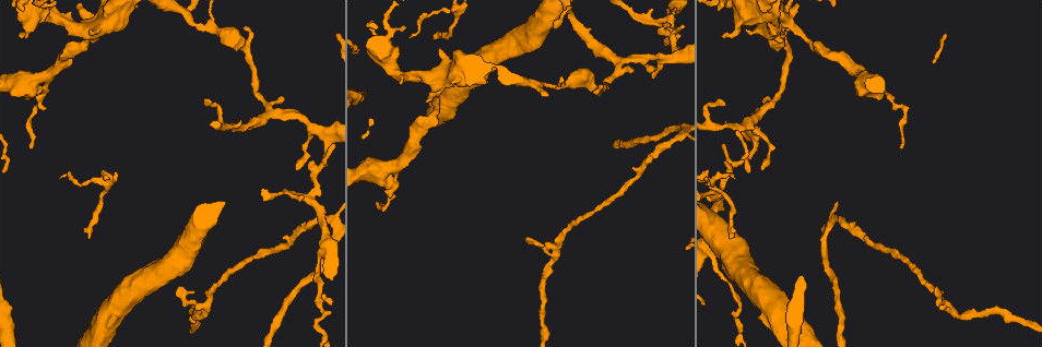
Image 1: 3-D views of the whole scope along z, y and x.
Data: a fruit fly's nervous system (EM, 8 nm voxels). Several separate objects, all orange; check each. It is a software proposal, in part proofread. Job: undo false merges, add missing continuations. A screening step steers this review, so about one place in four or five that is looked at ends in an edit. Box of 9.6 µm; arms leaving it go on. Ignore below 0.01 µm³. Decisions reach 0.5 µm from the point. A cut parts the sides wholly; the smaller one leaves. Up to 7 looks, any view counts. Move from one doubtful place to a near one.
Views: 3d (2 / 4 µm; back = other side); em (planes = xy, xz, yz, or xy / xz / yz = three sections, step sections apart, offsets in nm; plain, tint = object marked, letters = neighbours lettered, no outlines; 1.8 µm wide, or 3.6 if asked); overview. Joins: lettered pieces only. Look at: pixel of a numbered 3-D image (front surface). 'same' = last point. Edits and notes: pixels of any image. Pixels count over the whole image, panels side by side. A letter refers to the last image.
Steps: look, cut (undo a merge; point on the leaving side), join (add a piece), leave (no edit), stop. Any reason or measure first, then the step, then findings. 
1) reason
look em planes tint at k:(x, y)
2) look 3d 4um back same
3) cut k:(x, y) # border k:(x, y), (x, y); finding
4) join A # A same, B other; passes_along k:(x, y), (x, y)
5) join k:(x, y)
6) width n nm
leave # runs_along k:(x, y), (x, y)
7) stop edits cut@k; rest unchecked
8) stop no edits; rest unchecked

a fork
look 3d 2um at 1:(208, 303)

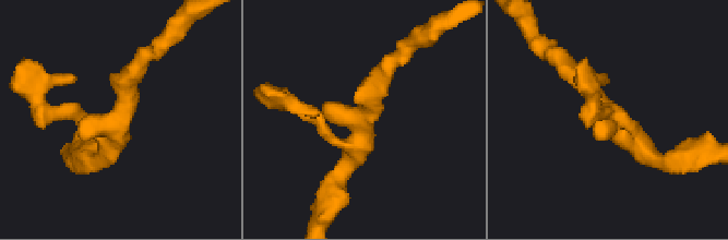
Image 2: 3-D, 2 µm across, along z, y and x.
arms 3
look em planes letters at 2:(611, 124)

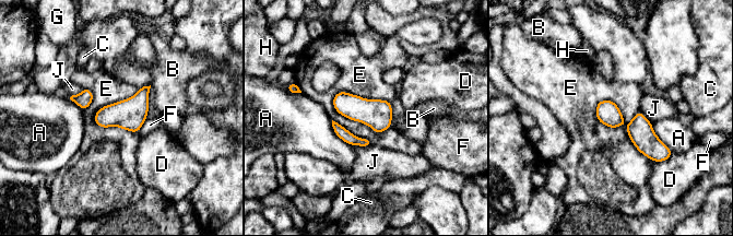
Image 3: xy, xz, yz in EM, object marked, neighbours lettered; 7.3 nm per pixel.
longest_contact E 480 nm
leave # A other, B other, C other, D other, E other, F other, G other, H other, J other; one neuron here

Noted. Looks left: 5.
tapers out
look 3d 2um at 1:(439, 32)

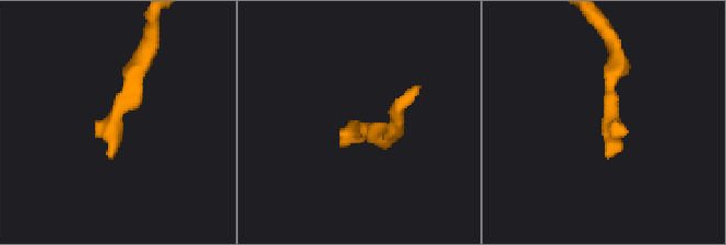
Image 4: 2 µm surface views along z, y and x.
need the tissue
look em yz step 8 plain at 4:(352, 124)

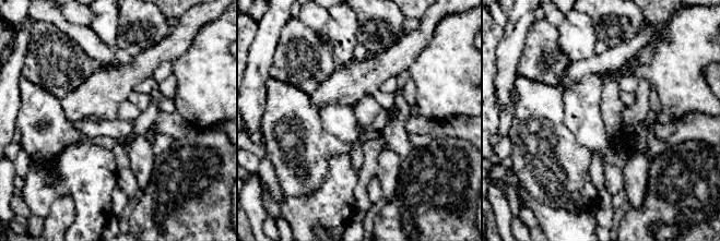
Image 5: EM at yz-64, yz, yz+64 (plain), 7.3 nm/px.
see the neighbours
look em yz step 8 letters same

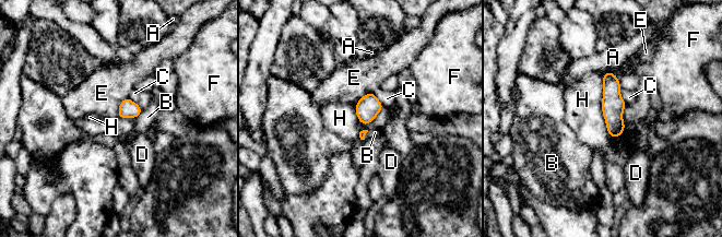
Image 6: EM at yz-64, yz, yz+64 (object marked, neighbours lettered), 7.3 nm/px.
longest_contact H 480 nm
leave # A other, B other, C other, D other, E other, F other, H other; runs_along 6:(608, 74), (612, 87), (614, 134); none of them fits

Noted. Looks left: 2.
three arms meet
look em planes plain at 1:(660, 22)

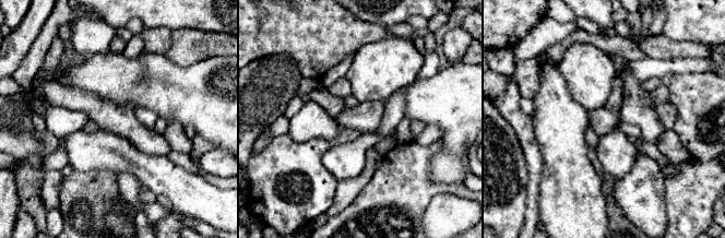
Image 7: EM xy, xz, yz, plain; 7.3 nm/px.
look em planes letters same

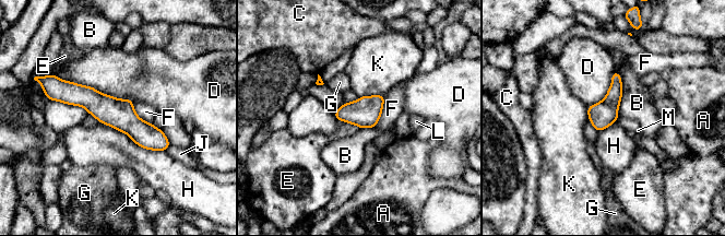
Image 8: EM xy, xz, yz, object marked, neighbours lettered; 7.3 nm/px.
longest_contact D 650 nm
leave # A other, B other, C other, D other, E other, F other, G other, H other, J other, K other, L other, M other; runs_along 8:(54, 91), (86, 96), (166, 143); all the same neuron

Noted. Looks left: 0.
stop no edits; rest unchecked

